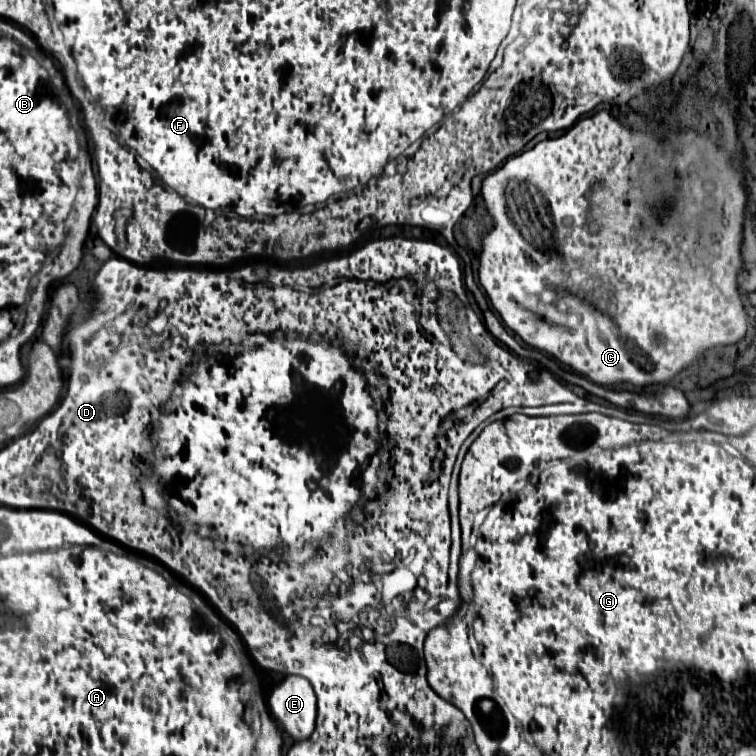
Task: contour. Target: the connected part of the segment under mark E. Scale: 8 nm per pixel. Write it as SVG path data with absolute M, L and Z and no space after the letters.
M289 675L269 695L275 721L295 741L305 741L315 731L315 693L307 679Z

